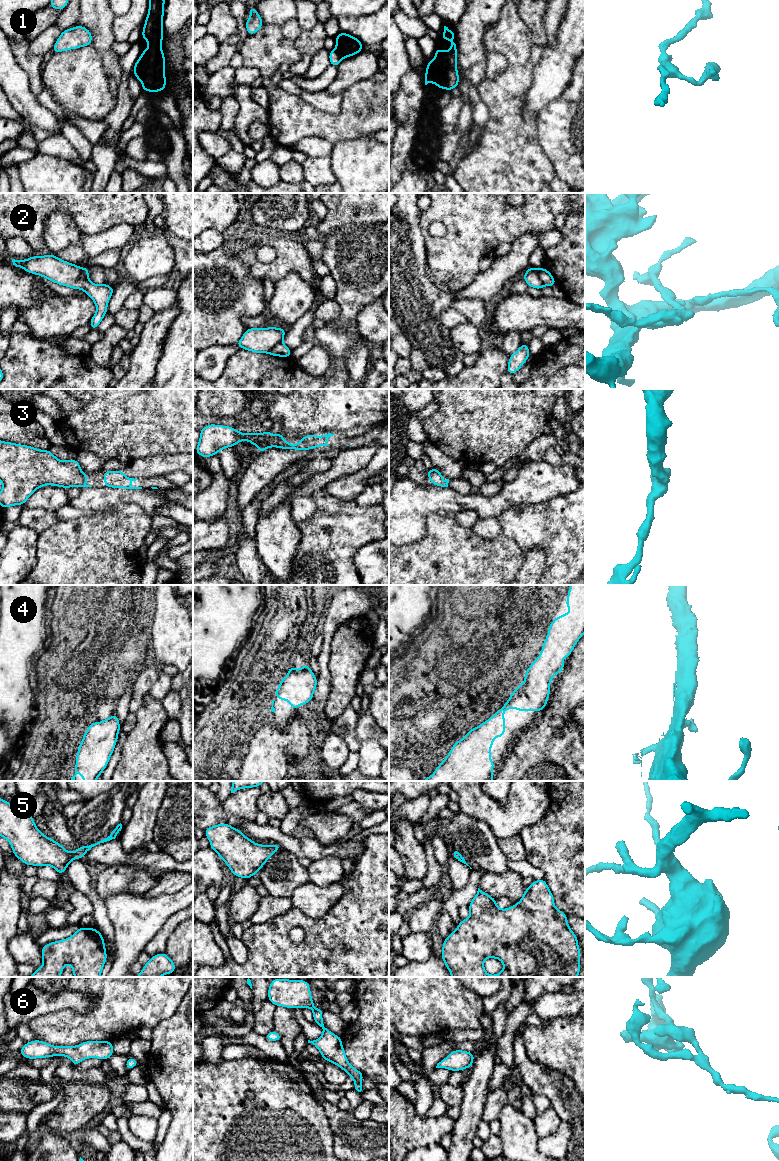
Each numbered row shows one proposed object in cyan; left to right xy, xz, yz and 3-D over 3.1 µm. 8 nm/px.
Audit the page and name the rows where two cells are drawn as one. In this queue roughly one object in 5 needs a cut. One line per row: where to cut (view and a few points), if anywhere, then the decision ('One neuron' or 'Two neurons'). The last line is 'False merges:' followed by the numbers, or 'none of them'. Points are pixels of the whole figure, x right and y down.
1: Split along yz (446, 53), (444, 58), (443, 84). Two neurons
2: Split along yz (539, 269), (539, 277), (544, 284). Two neurons
3: No split. One neuron
4: No split. One neuron
5: No split. One neuron
6: No split. One neuron
False merges: 1, 2

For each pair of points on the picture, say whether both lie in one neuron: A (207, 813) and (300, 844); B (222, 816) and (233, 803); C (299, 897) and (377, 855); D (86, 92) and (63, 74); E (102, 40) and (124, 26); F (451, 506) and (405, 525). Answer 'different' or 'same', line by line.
A: same
B: different
C: different
D: same
E: different
F: same

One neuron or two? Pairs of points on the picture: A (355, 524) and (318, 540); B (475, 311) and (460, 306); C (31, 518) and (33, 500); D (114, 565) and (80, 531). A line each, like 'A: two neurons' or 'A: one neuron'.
A: one neuron
B: one neuron
C: two neurons
D: one neuron

